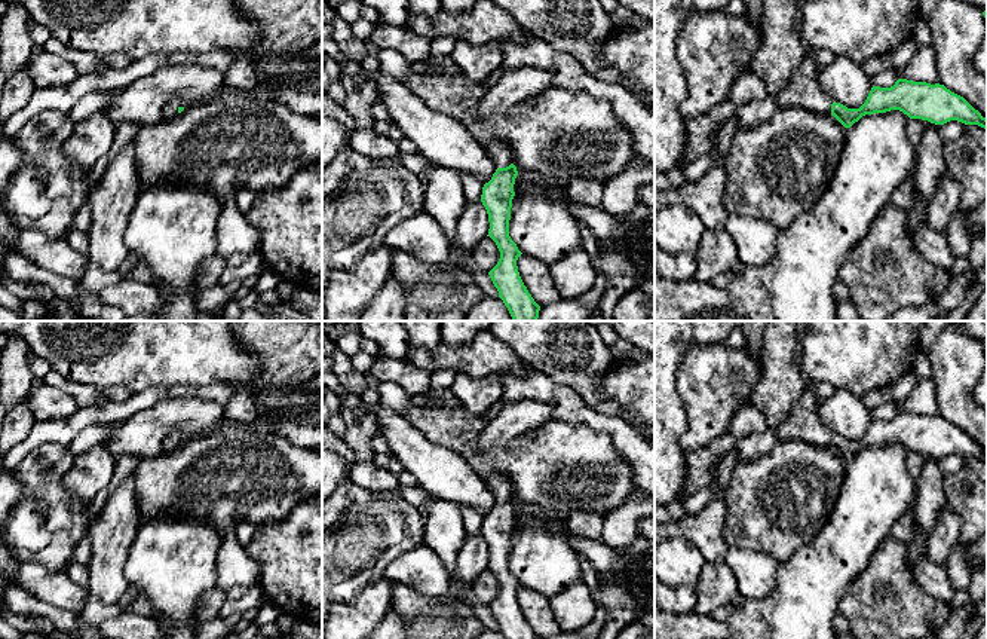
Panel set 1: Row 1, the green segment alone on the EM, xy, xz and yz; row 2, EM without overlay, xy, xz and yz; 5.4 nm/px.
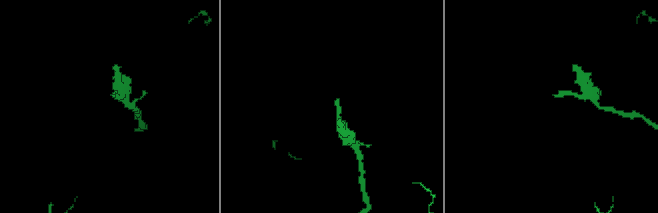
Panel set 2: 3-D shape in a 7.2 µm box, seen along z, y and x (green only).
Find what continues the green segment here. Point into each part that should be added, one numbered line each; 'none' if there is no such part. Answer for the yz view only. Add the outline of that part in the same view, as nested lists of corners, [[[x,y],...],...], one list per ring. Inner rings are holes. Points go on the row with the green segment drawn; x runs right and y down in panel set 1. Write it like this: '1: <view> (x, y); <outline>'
1: yz (802, 91); [[[794,70],[788,85],[776,95],[779,107],[803,107],[818,114],[831,114],[833,100],[813,77]]]

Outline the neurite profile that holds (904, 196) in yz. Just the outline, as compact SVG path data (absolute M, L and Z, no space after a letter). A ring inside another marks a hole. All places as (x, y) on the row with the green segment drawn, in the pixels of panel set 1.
M913 171L910 172L908 178L895 189L889 204L904 210L910 210L914 207L916 189L914 189Z

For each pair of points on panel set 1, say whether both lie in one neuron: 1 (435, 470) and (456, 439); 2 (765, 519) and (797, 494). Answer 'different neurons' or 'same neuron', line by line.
1: different neurons
2: same neuron

